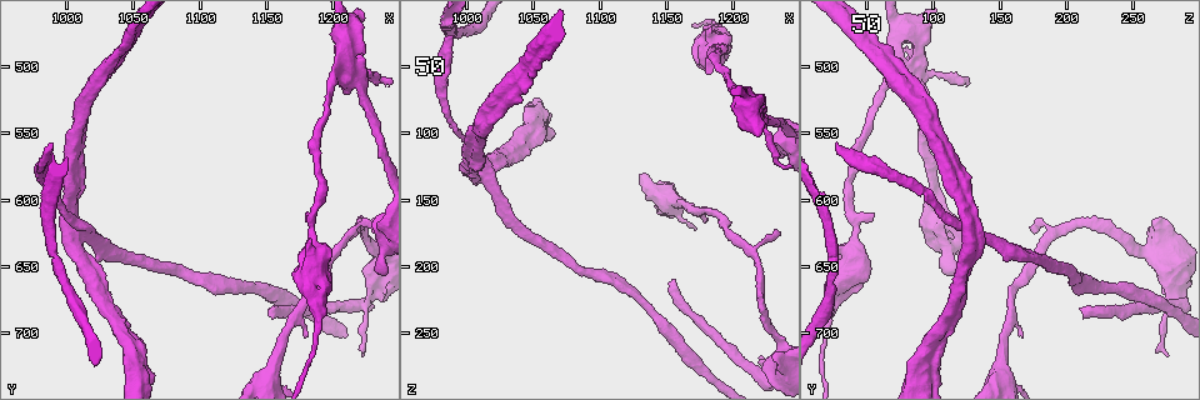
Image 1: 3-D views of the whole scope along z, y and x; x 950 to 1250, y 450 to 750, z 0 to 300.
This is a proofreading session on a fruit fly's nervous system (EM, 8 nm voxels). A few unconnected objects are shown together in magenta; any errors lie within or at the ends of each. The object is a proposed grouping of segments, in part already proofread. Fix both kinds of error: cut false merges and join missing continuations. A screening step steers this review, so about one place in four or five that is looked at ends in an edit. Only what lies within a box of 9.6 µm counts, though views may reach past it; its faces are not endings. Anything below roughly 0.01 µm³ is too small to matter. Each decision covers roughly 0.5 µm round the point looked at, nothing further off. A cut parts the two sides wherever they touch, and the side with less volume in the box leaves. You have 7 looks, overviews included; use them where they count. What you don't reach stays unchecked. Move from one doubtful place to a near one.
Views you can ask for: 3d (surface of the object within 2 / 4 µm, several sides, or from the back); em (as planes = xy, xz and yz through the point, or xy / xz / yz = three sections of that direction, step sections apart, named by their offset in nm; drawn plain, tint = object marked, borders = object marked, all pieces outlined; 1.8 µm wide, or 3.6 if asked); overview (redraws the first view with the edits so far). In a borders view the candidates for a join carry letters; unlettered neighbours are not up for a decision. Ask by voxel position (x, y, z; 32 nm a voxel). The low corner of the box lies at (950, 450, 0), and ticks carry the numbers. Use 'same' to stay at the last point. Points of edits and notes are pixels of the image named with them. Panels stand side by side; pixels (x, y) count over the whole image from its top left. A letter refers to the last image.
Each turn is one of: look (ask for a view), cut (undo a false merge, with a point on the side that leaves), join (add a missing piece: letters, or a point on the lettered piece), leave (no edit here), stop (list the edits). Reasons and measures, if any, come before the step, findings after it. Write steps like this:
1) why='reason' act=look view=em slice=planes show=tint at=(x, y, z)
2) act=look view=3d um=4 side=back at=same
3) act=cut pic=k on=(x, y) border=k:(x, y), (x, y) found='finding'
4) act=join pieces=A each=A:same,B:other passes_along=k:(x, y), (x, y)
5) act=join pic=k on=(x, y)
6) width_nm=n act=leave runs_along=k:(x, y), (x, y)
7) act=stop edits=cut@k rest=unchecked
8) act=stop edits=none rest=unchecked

why='thin end' act=look view=3d um=4 at=(1222, 720, 278)

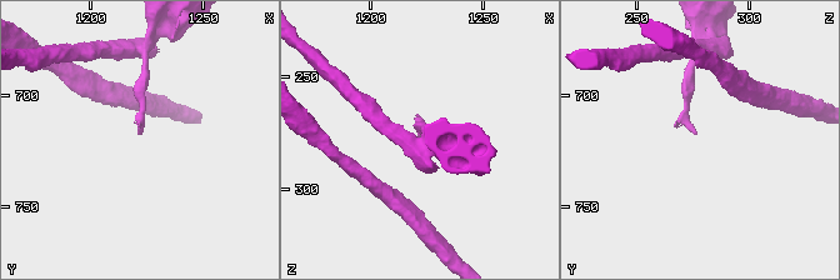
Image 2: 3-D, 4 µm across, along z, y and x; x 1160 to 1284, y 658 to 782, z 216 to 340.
act=look view=em um=3.6 slice=planes show=borders at=(1223, 717, 276)

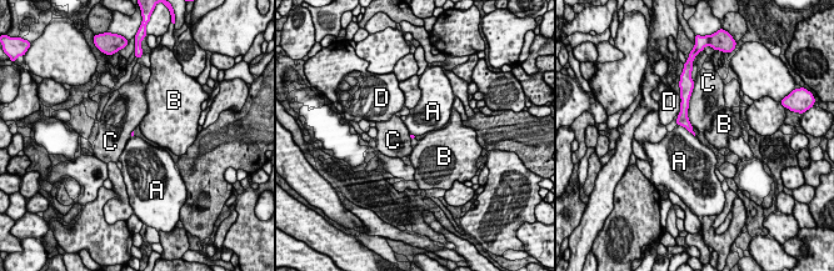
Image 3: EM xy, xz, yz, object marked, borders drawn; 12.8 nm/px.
act=leave each=A:other,B:other,C:other,D:other border=3:(677, 124), (685, 128), (694, 136) found='no lettered piece goes on from it'

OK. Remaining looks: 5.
why='branch stops here' act=look view=em slice=yz step=16 show=tint at=(1234, 616, 276)

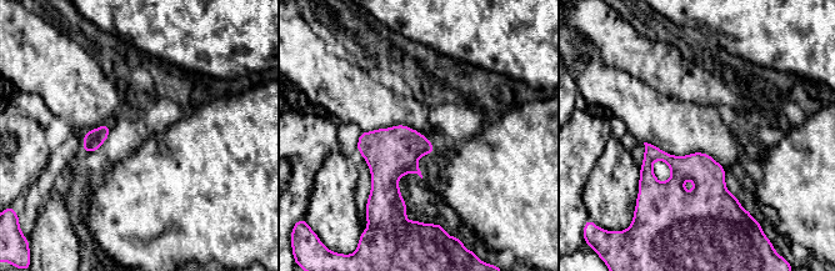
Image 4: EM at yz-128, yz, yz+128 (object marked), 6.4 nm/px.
why='see the neighbours' act=look view=em slice=yz step=16 show=borders at=same

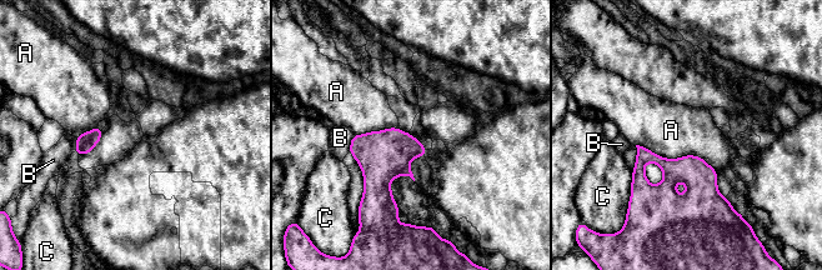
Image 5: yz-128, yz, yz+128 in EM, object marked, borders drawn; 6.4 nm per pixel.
act=leave each=A:other,B:other,C:other runs_along=5:(635, 183), (672, 201), (725, 201) found='no lettered piece goes on from it'

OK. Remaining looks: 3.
why='thick end' act=look view=em um=3.6 slice=planes show=borders at=(1184, 628, 22)

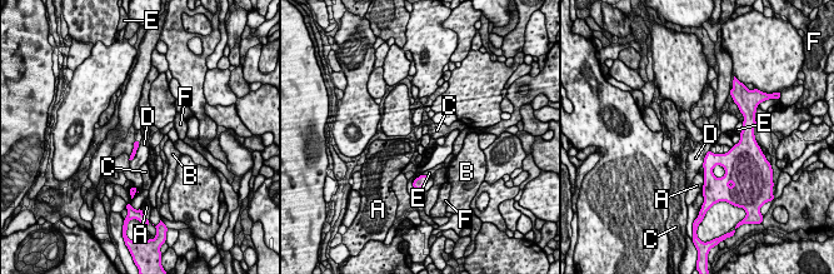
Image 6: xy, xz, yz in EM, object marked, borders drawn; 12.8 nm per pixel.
act=leave each=A:other,B:other,C:other,D:other,E:other,F:other border=6:(140, 142), (135, 155), (130, 160) found='no lettered piece goes on from it'

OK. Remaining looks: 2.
act=stop edits=none rest=unchecked

